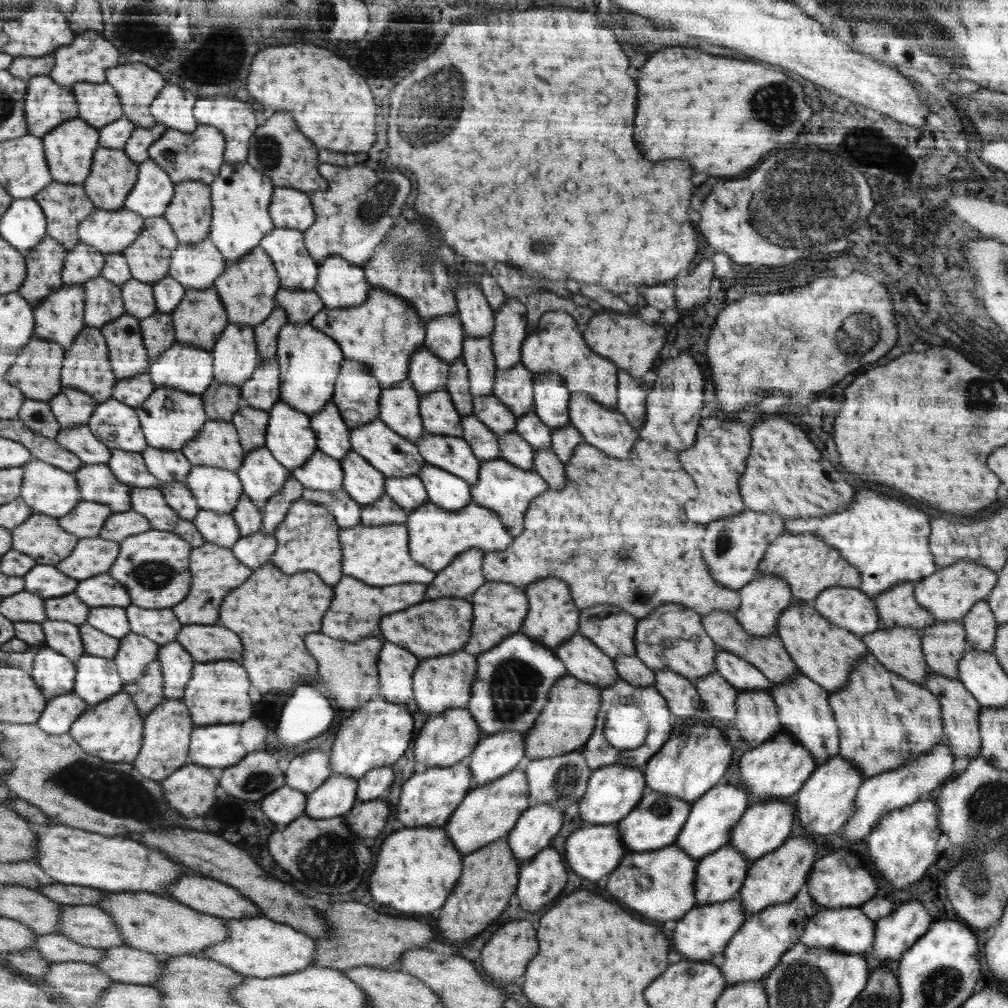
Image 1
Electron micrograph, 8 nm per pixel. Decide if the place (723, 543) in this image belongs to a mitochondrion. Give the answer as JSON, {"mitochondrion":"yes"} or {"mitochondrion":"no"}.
{"mitochondrion":"yes"}

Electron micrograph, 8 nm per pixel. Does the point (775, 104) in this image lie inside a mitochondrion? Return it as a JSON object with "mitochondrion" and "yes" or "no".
{"mitochondrion":"yes"}

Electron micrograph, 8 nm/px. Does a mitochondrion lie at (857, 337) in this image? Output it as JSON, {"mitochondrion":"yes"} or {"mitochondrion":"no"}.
{"mitochondrion":"yes"}

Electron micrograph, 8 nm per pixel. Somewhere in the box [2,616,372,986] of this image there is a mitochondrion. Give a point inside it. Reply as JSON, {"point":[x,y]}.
{"point":[102,787]}

